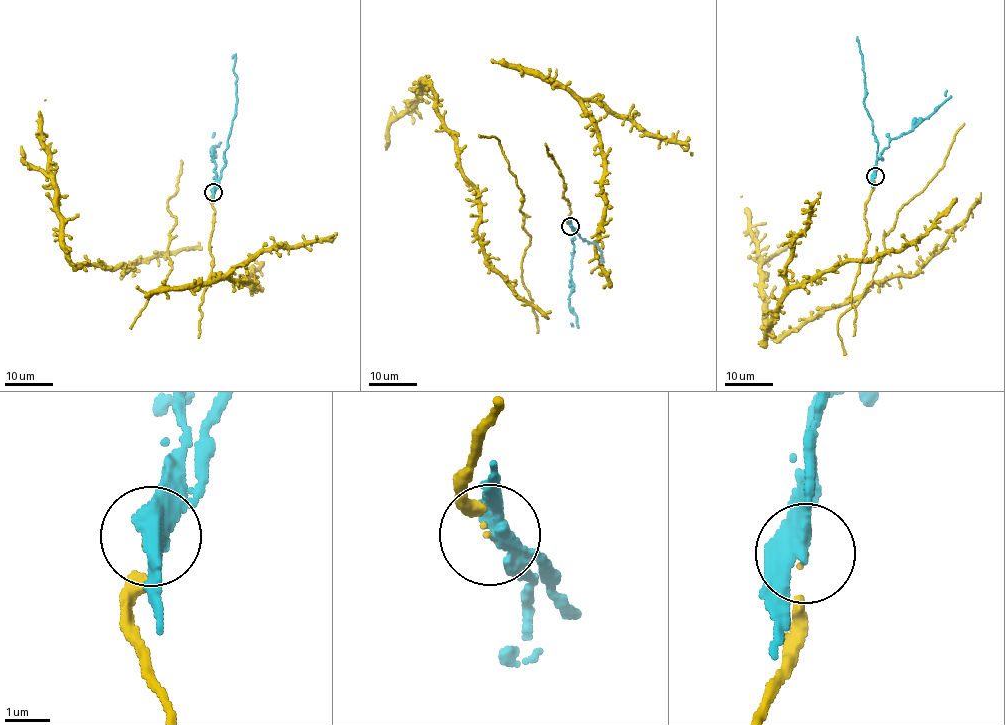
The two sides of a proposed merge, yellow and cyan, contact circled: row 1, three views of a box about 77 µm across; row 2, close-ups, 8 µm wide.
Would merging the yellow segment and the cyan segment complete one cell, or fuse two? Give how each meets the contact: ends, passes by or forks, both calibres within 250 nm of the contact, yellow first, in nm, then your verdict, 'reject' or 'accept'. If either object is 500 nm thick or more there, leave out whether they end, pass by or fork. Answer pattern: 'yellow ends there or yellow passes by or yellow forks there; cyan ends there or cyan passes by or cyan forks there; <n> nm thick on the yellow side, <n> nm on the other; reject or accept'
yellow ends there; cyan passes by; 50 nm thick on the yellow side, 440 nm on the other; reject

